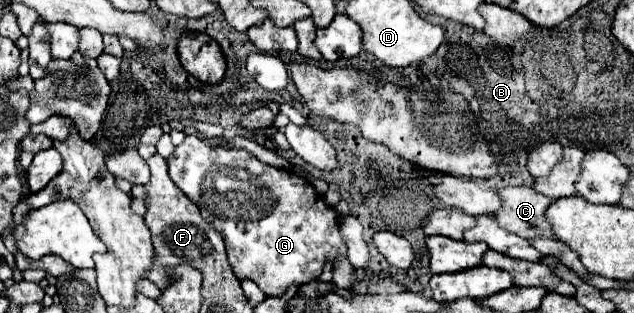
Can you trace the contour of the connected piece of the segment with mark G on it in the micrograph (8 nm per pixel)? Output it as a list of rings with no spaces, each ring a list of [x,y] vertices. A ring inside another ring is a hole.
[[[186,136],[168,158],[168,172],[224,236],[236,278],[256,282],[266,296],[282,296],[292,284],[318,278],[326,262],[336,268],[336,258],[348,252],[340,234],[340,216],[324,196],[306,178],[262,164],[246,150],[210,148],[200,138]]]

